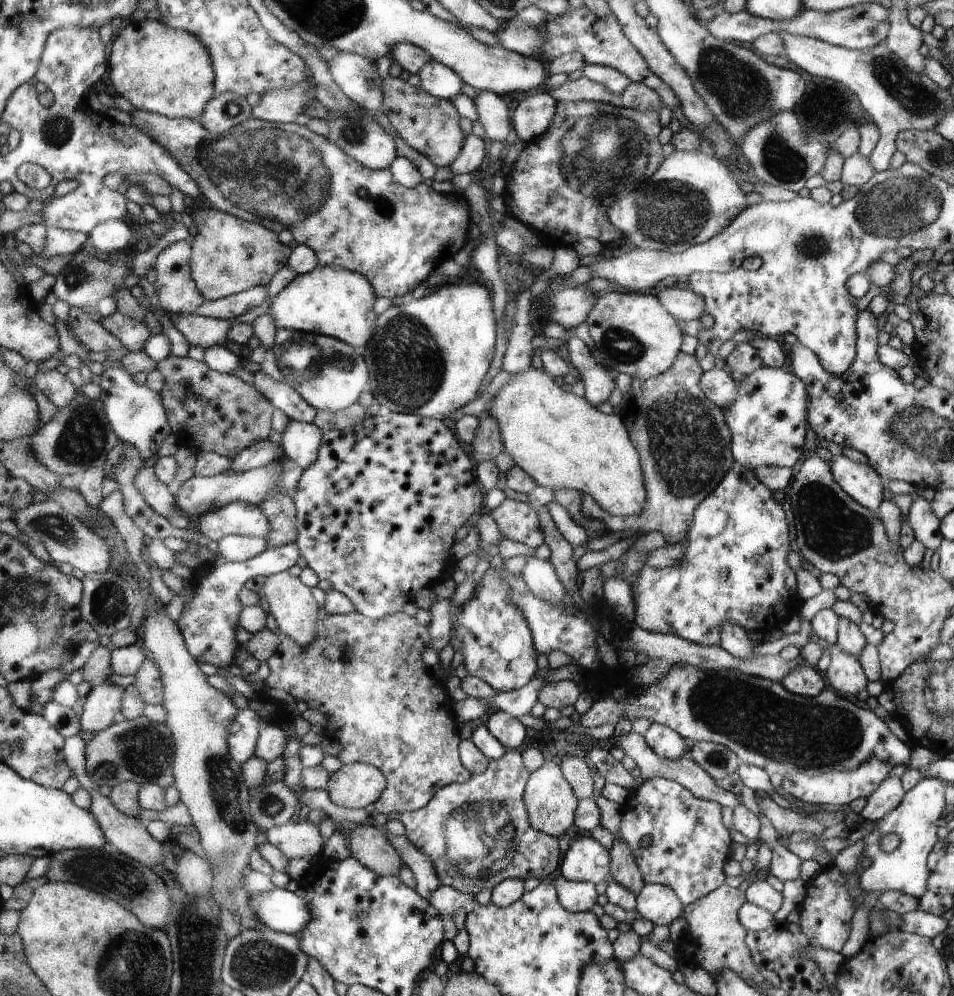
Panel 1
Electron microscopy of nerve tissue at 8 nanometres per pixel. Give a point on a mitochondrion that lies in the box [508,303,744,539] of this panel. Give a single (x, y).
(687, 449)

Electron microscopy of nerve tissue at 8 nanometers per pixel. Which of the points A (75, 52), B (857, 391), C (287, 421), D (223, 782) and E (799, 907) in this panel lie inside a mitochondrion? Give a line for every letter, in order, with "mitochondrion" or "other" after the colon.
A: other
B: other
C: other
D: mitochondrion
E: other

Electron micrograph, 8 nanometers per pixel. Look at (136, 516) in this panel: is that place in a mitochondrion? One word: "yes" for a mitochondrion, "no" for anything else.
no

